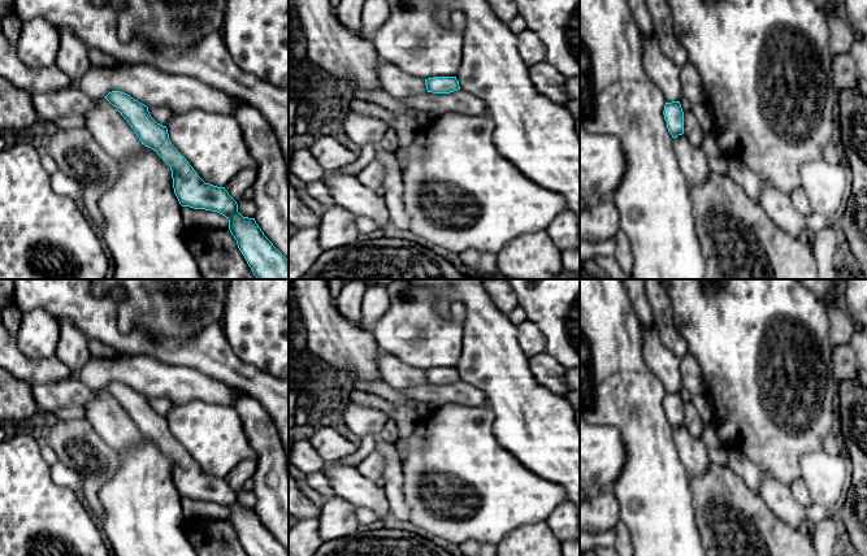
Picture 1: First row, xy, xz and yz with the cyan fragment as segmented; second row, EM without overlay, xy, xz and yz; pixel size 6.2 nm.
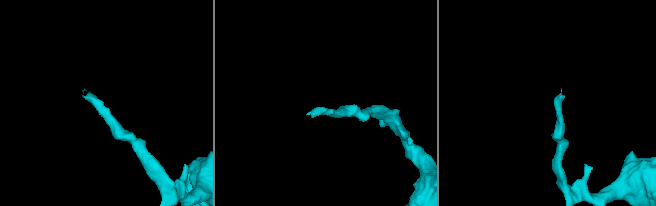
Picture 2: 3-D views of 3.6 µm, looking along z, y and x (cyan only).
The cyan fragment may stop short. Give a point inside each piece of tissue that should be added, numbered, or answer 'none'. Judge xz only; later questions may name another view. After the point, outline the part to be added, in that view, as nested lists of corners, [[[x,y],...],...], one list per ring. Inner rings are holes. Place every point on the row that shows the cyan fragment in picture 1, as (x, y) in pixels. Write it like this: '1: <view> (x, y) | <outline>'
none

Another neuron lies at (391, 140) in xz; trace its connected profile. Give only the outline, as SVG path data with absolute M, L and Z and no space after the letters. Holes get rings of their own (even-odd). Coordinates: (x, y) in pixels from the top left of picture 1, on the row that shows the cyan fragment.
M389 127L381 140L381 148L395 153L400 148L403 140L404 139L395 130Z

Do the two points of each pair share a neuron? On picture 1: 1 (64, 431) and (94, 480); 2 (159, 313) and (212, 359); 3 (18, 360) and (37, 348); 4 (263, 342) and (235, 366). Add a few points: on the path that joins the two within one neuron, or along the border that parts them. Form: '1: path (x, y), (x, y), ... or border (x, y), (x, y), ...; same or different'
1: path (76, 443), (94, 461), (94, 468); same
2: border (213, 322), (191, 337), (156, 341); different
3: border (14, 337), (18, 347), (29, 357), (53, 356); different
4: border (225, 335), (233, 351), (242, 360), (271, 373); different

